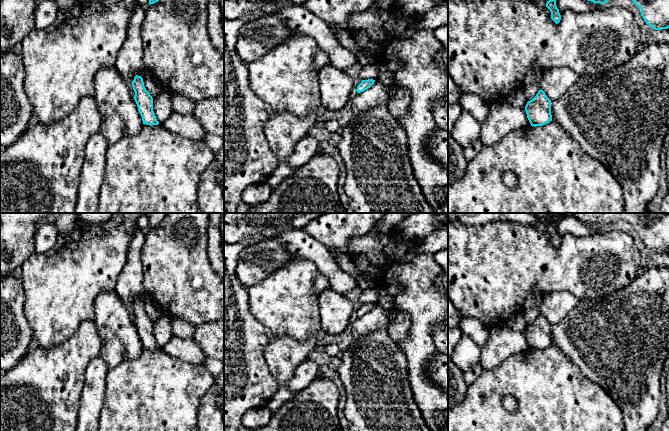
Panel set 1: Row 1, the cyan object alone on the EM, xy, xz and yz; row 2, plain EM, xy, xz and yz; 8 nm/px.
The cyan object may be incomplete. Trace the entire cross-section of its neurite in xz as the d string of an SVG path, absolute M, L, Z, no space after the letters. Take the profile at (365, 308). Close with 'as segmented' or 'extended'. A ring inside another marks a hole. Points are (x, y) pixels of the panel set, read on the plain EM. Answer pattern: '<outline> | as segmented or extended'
M368 303L368 304L362 304L361 307L357 310L357 317L363 316L370 312L374 308L375 304Z | as segmented

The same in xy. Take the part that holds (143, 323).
M136 299L132 305L133 314L135 316L134 324L137 328L138 335L142 341L143 348L158 349L153 335L153 322L146 314L141 300Z | as segmented

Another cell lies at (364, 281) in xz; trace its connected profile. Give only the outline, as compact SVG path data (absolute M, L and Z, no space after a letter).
M336 249L331 251L340 268L349 273L356 281L357 285L362 289L377 289L377 283L370 275L361 273L350 259L347 253L340 253Z

